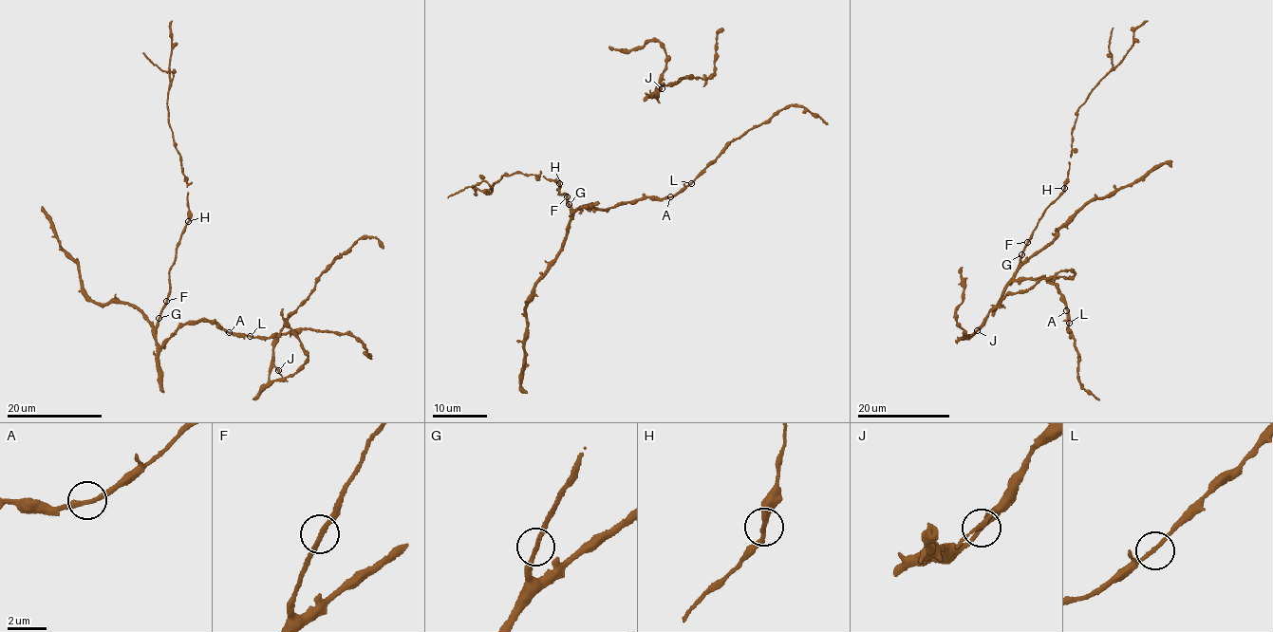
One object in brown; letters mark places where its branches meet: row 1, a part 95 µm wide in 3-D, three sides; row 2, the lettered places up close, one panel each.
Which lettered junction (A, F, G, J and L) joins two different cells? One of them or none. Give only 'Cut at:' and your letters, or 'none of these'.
Cut at: none of these

